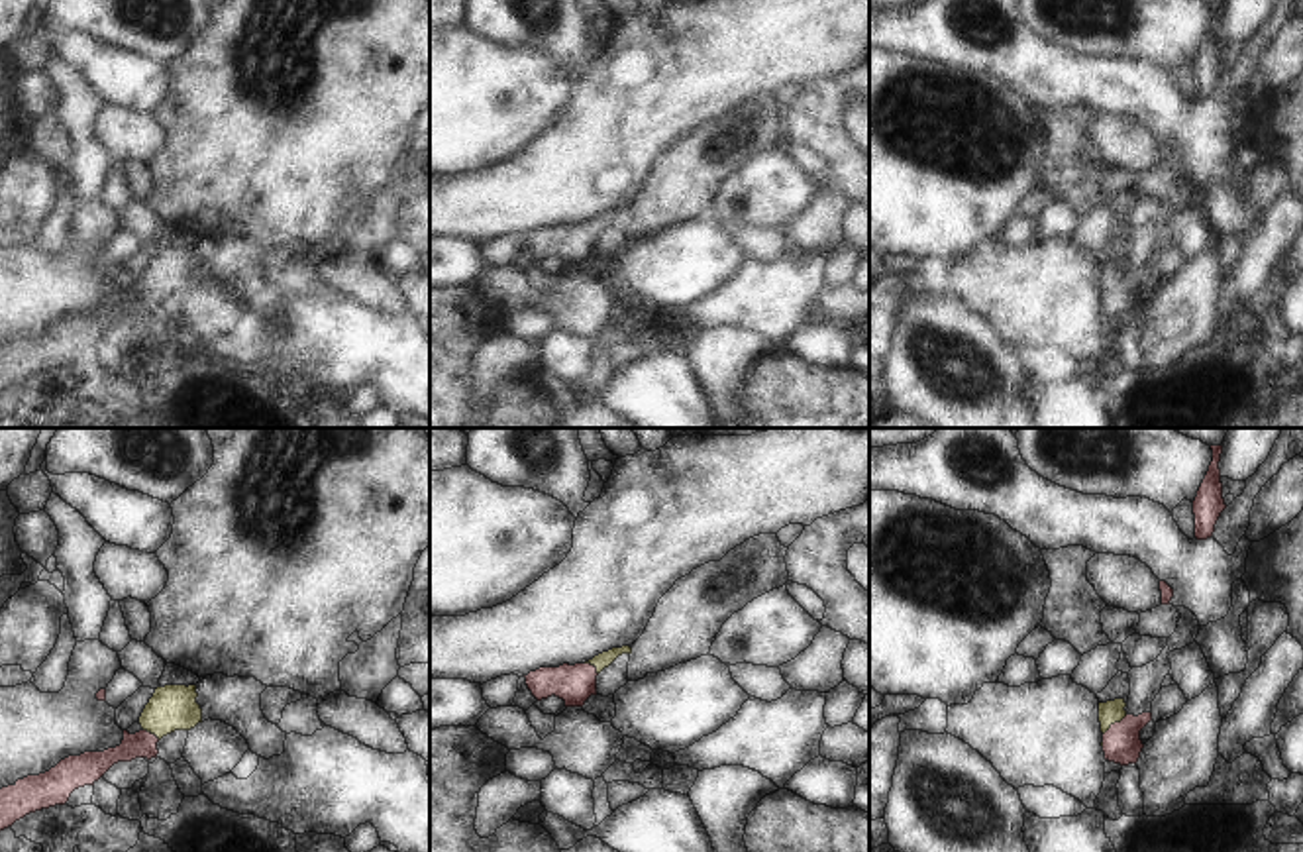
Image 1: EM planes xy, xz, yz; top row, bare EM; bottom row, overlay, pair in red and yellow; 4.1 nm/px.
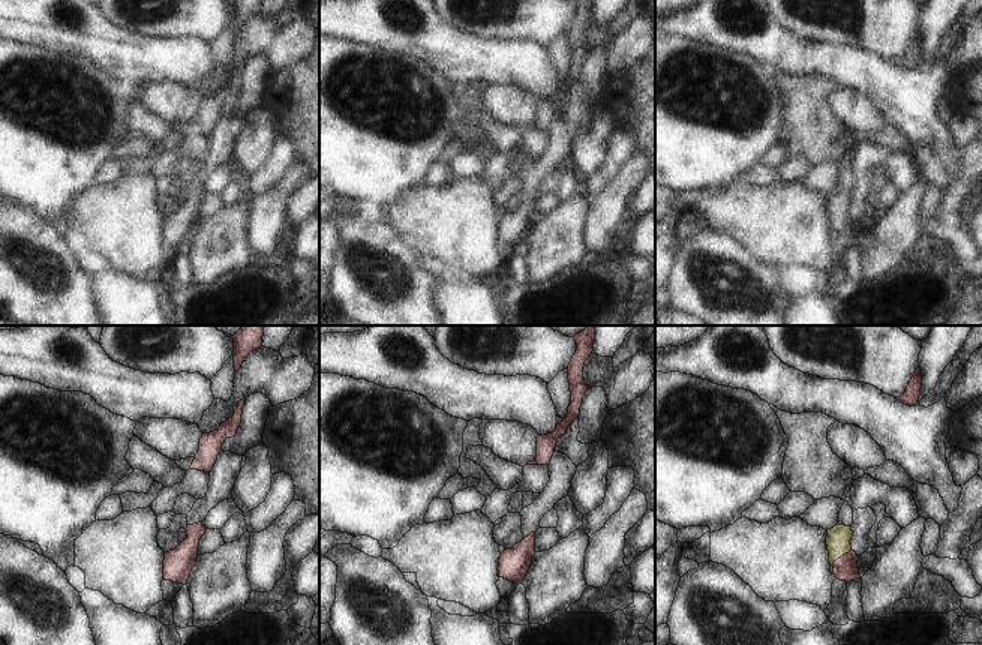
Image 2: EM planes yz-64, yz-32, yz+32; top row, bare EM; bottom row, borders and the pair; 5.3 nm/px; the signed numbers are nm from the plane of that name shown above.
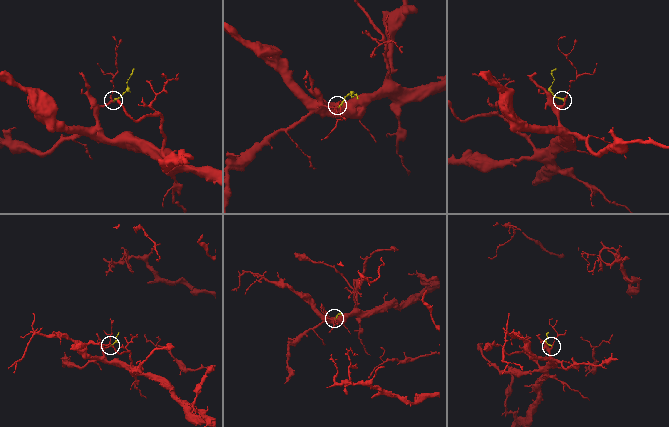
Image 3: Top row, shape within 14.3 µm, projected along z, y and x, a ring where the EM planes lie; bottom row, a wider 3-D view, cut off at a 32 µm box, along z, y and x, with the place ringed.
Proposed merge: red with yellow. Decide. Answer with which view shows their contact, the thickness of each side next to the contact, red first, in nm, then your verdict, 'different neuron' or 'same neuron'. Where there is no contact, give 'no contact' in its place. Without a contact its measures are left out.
contact in yz; calibres 160 and 100 nm; same neuron

